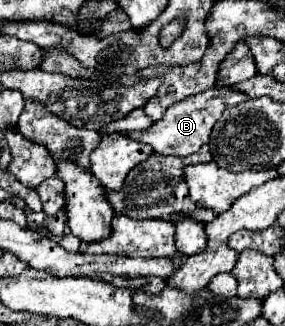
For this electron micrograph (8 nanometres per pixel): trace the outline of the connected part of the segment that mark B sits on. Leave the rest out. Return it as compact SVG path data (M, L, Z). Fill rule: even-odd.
M214 86L206 92L200 92L196 96L188 96L184 102L176 102L172 104L164 116L156 122L152 122L150 128L140 130L140 132L128 132L126 136L138 142L144 142L148 146L152 146L154 152L158 154L172 154L172 156L190 156L194 152L198 152L198 148L202 144L208 142L212 126L216 124L216 120L222 116L224 110L240 104L246 100L246 94L234 90L234 88L222 88L222 86Z

